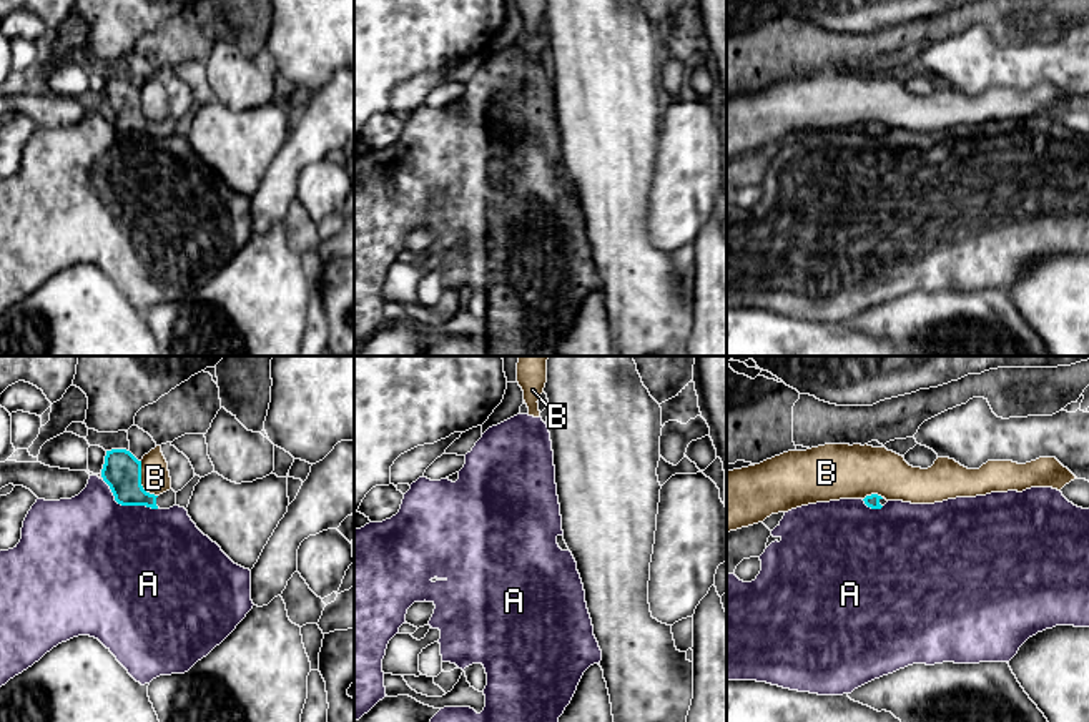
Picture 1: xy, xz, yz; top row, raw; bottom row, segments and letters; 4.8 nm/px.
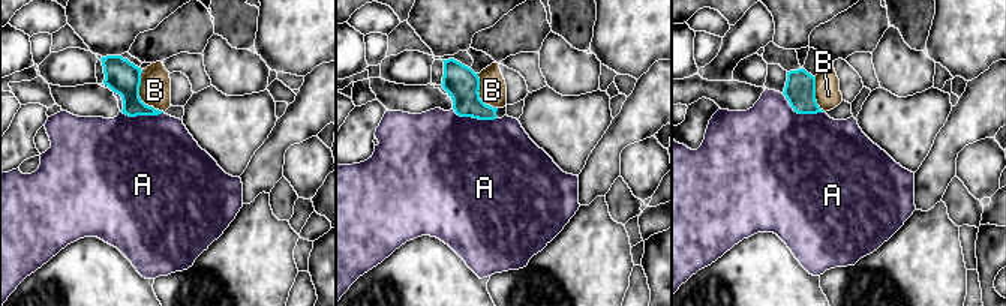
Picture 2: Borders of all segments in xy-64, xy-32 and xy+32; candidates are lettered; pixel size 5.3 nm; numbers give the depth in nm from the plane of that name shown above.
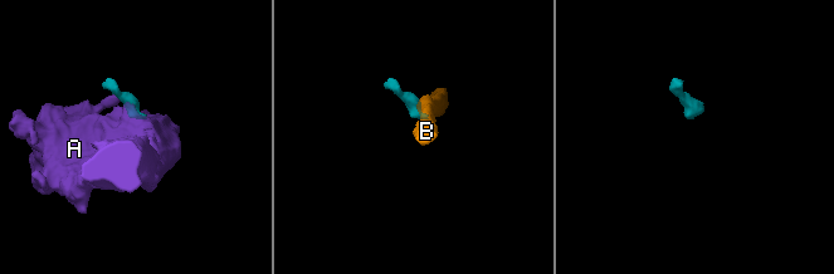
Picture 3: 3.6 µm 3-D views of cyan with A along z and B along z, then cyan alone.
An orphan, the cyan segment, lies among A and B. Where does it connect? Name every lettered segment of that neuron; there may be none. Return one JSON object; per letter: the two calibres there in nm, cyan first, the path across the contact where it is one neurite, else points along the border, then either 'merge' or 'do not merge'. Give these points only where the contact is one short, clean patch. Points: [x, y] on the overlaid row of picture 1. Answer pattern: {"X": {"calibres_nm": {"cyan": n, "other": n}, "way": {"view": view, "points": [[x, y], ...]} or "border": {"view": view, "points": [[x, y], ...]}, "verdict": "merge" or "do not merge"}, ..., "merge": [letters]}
{"A": {"calibres_nm": {"cyan": 190, "other": 500}, "border": {"view": "xy", "points": [[102, 479], [118, 503], [158, 508]]}, "verdict": "do not merge"}, "B": {"calibres_nm": {"cyan": 190, "other": 140}, "border": {"view": "xy", "points": [[140, 461], [140, 484], [157, 496]]}, "verdict": "do not merge"}, "merge": []}

